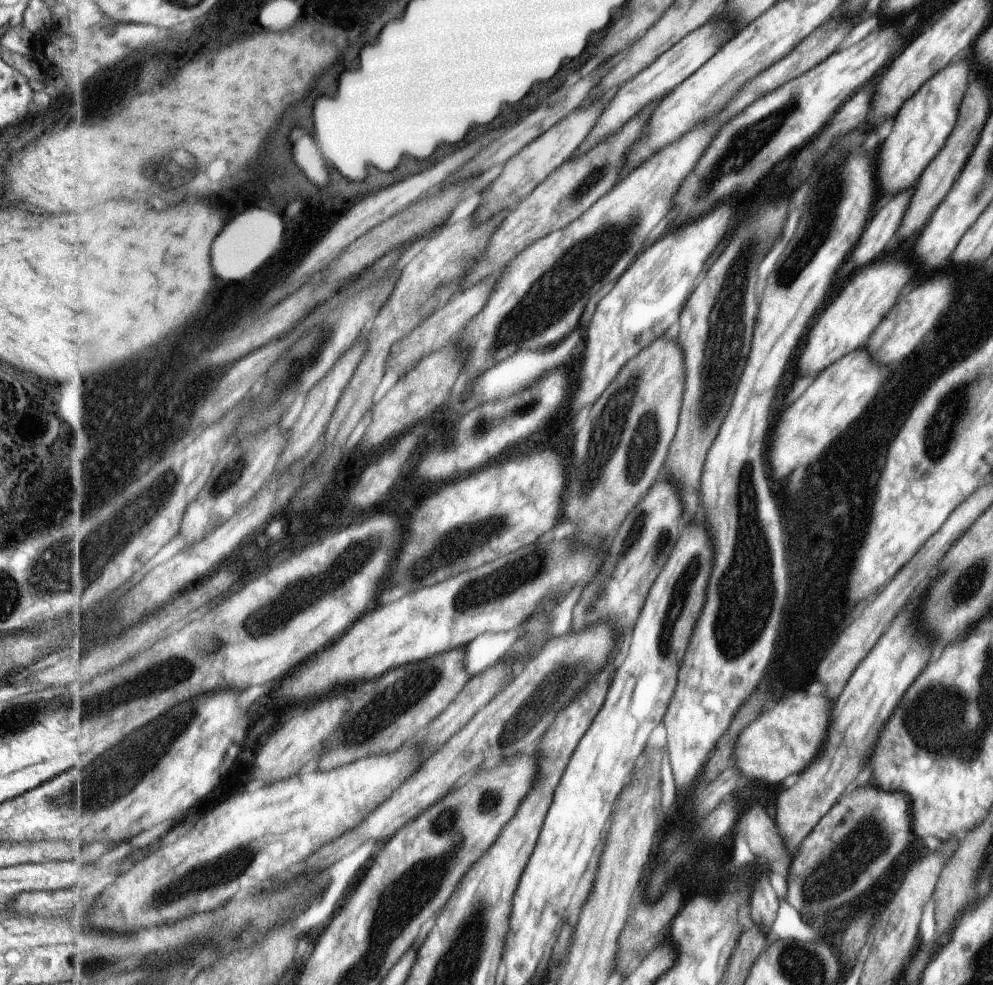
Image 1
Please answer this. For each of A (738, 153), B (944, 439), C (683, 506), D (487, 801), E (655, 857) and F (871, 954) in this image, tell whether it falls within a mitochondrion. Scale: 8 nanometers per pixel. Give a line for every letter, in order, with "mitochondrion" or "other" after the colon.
A: mitochondrion
B: mitochondrion
C: other
D: mitochondrion
E: other
F: other

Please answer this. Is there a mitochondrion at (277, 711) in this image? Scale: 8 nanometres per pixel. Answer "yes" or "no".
no

